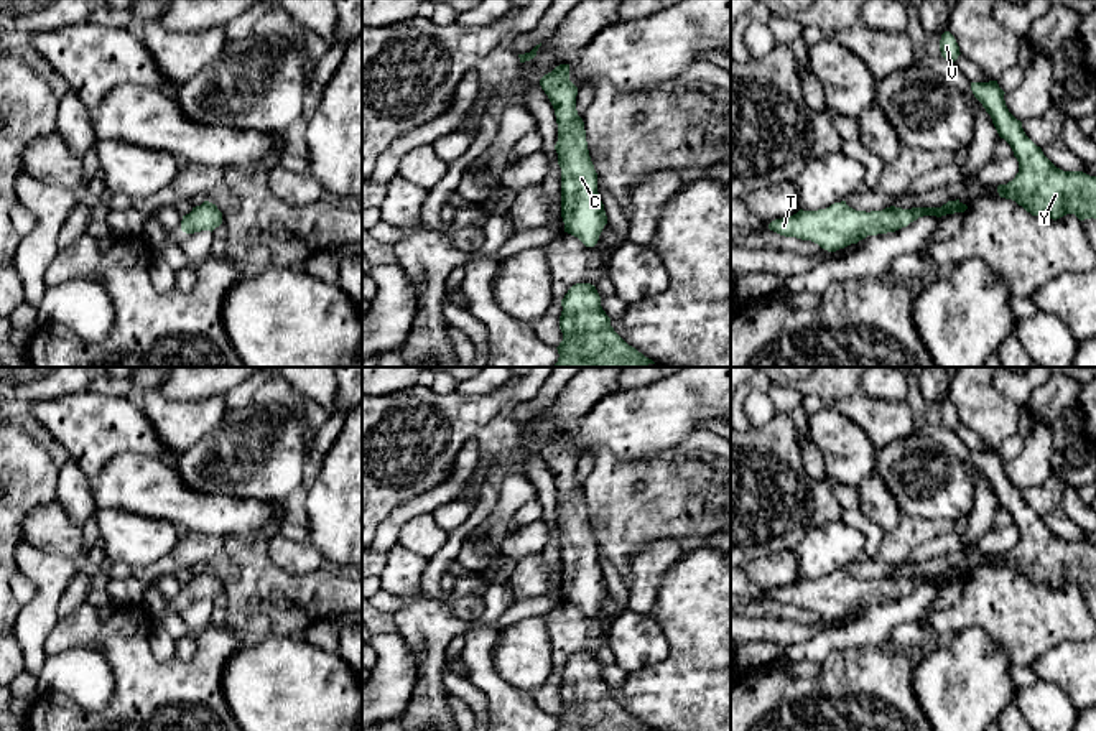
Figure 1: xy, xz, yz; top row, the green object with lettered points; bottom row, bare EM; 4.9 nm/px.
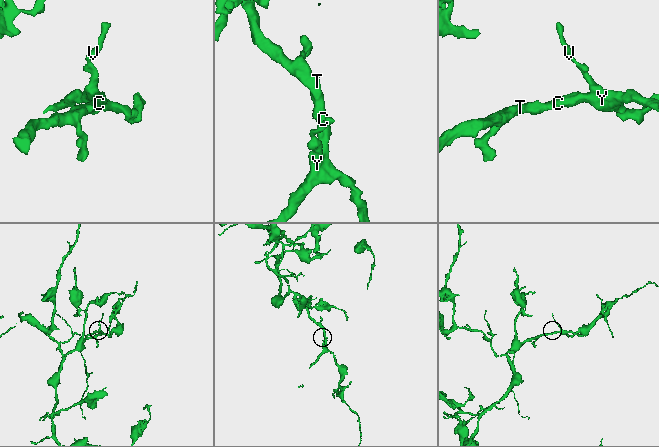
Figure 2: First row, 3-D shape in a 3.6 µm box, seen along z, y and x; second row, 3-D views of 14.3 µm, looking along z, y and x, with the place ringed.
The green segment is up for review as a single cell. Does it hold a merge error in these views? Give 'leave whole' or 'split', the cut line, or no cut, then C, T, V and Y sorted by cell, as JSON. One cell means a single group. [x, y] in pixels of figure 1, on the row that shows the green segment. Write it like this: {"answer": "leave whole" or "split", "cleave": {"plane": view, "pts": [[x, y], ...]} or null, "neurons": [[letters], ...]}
{"answer": "leave whole", "cleave": null, "neurons": [["C", "T", "V", "Y"]]}

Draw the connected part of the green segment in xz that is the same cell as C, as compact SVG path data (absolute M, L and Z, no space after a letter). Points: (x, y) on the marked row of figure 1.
M560 64L540 79L558 123L558 165L561 168L561 217L564 232L594 247L607 224L597 193L597 173L589 156L584 122L576 110L578 87L569 81L569 64Z

